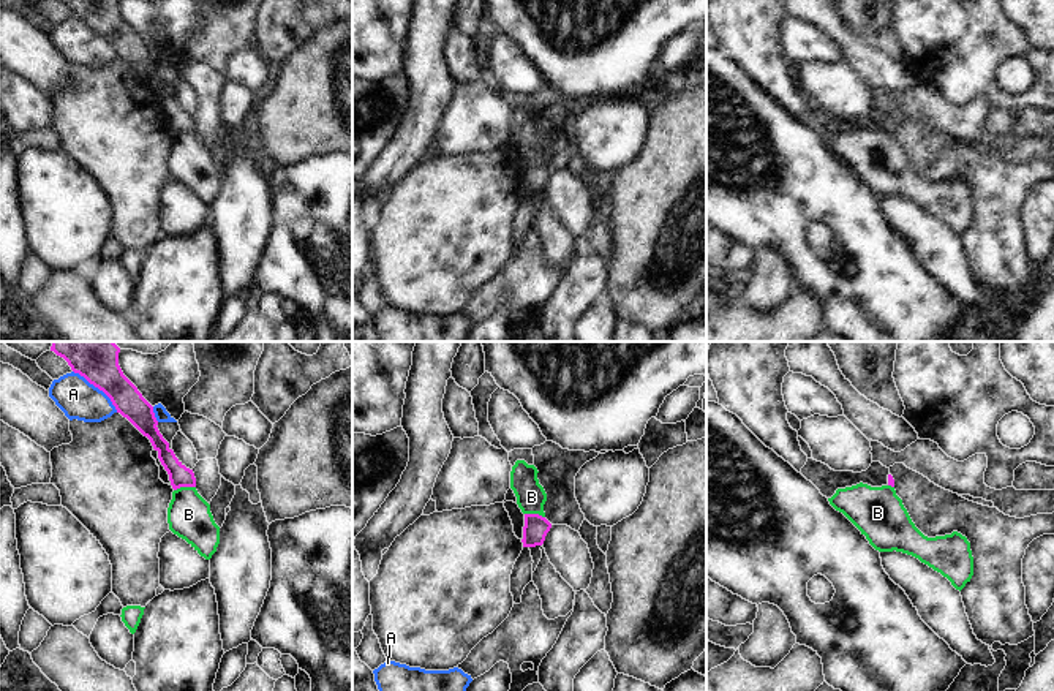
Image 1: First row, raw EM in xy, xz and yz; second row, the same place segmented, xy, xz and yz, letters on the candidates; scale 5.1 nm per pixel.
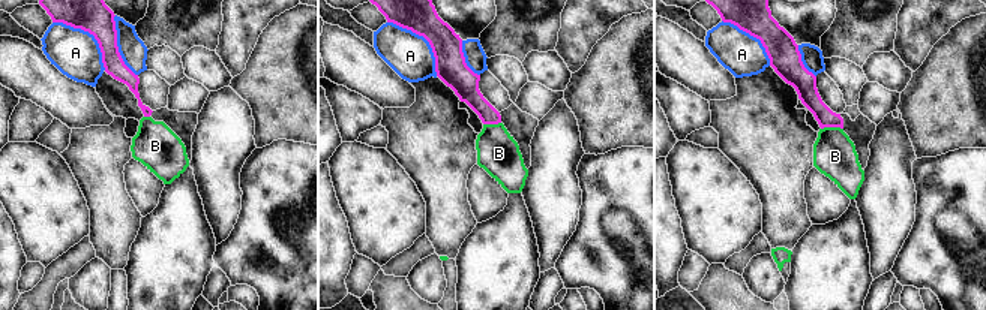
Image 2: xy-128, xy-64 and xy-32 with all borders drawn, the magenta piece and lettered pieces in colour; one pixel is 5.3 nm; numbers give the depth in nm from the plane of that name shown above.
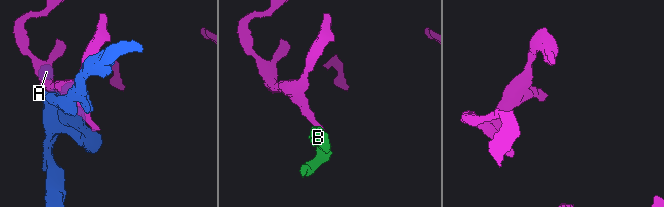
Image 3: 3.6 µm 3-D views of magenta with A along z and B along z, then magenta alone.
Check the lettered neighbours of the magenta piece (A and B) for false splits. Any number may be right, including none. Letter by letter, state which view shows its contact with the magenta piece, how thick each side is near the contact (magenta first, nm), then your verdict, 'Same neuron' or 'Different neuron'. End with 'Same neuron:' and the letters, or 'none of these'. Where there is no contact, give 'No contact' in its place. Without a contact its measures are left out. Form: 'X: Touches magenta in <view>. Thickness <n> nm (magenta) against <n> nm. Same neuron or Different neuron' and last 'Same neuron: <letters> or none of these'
A: Touches magenta in xy. Thickness 170 nm (magenta) against 200 nm. Different neuron
B: Touches magenta in xy. Thickness 110 nm (magenta) against 220 nm. Different neuron
Same neuron: none of these

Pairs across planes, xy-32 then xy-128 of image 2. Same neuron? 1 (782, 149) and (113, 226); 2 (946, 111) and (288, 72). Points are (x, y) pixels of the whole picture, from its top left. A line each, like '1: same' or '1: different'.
1: same
2: same

